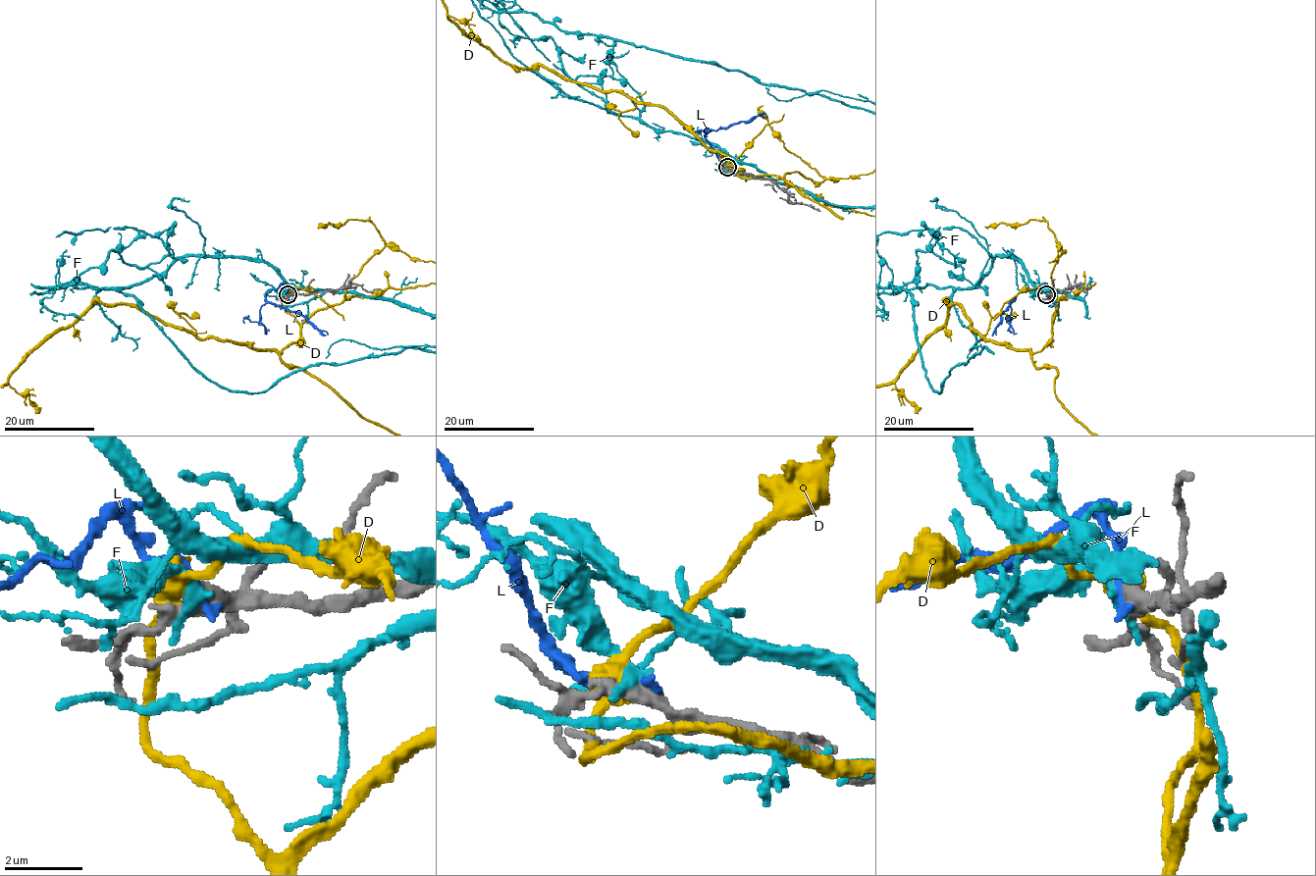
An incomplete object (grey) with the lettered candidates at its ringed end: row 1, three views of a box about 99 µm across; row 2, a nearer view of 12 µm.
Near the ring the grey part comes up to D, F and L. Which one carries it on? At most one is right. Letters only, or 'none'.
none

